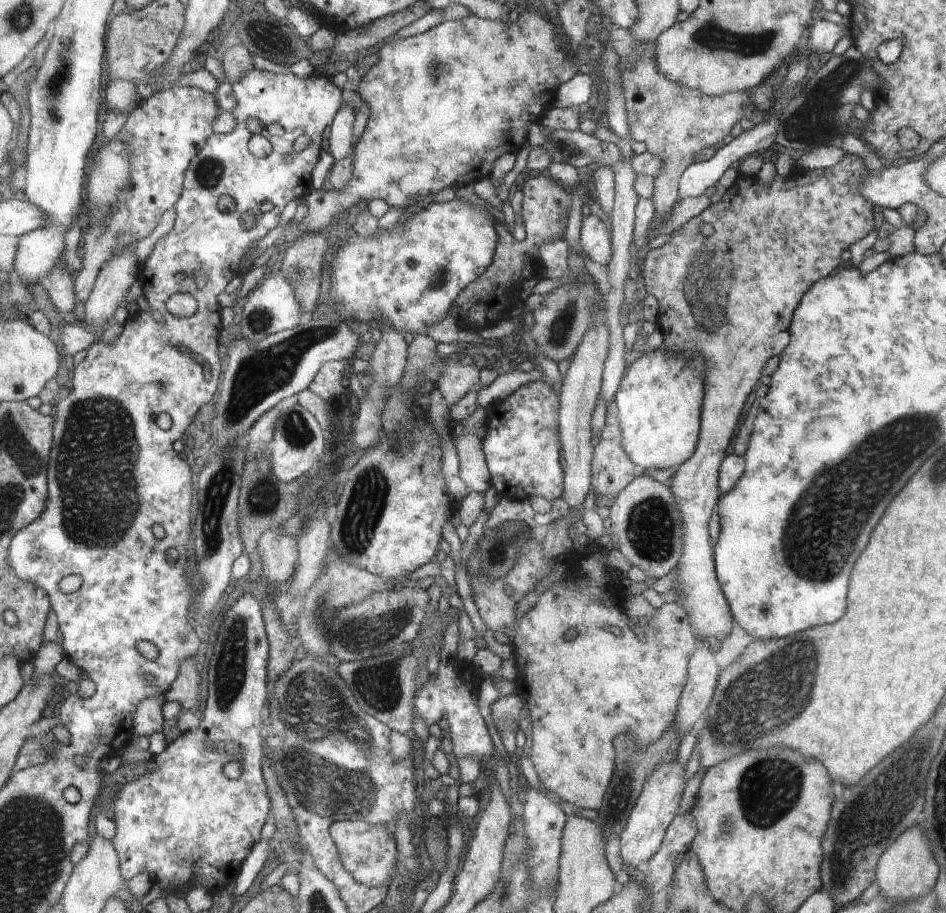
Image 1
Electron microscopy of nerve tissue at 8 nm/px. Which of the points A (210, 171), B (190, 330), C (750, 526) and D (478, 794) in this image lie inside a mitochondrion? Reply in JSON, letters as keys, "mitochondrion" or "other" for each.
{"A":"mitochondrion","B":"other","C":"other","D":"other"}

